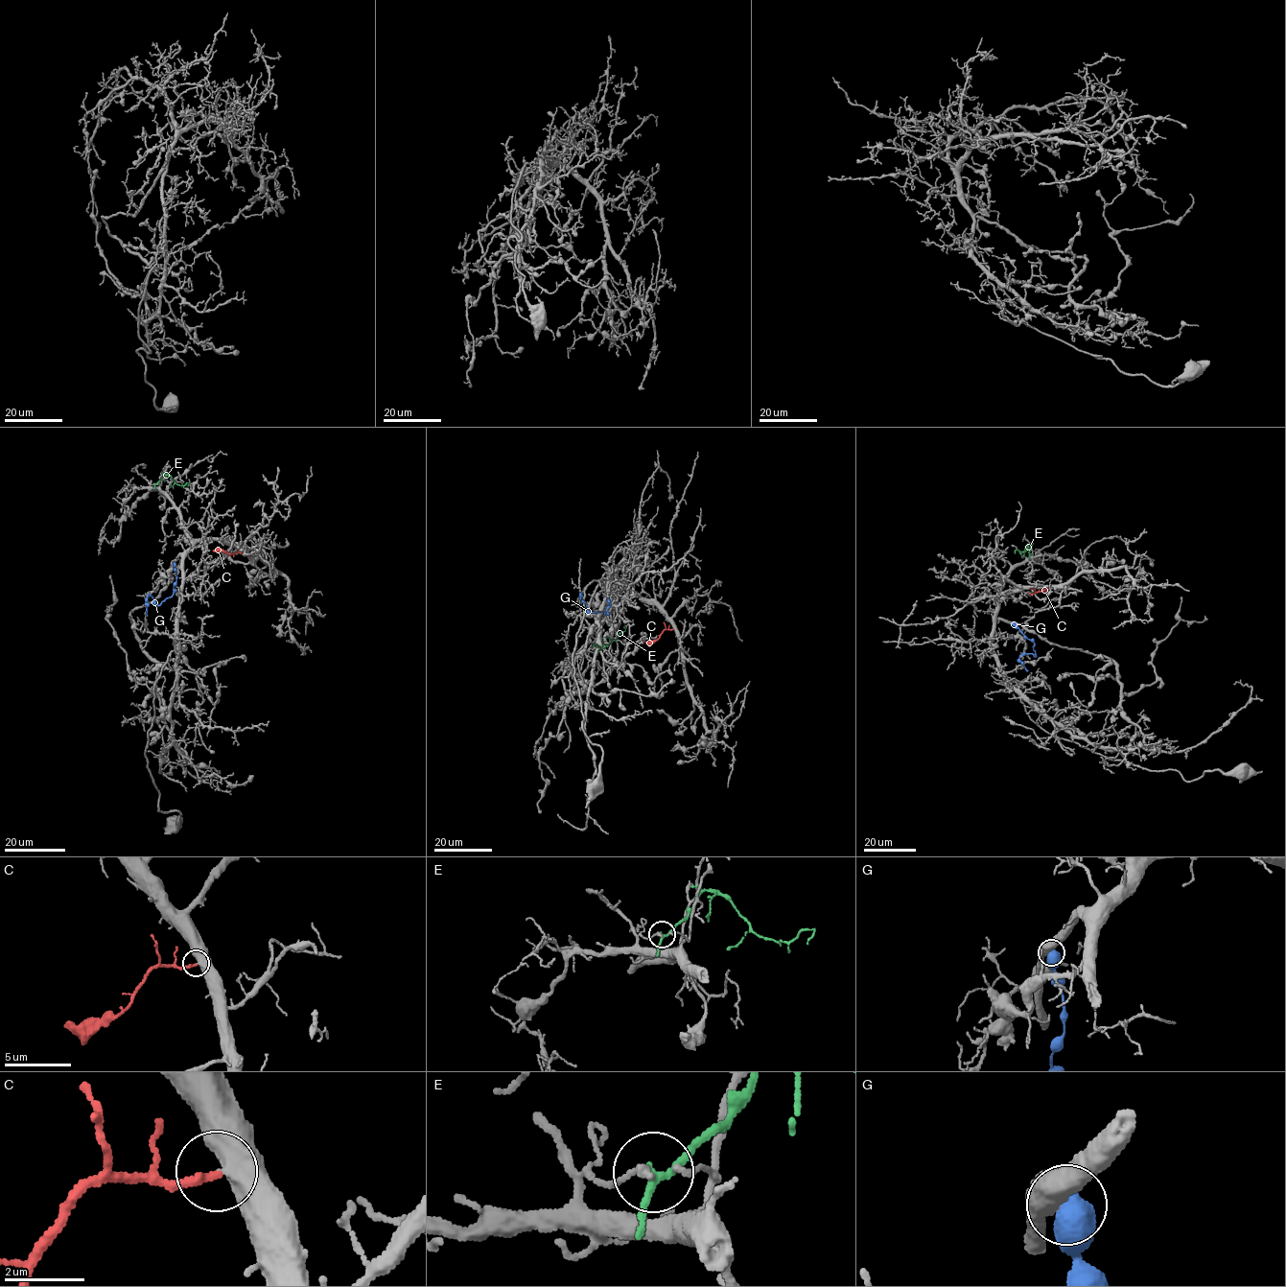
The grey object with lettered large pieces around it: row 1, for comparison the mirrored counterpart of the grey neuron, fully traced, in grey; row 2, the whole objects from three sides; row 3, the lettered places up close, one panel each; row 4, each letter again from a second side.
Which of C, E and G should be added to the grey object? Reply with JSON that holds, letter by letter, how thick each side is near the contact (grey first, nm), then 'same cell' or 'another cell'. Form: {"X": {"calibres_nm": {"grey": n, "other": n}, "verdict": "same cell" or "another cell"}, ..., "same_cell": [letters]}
{"C": {"calibres_nm": {"grey": 600, "other": 220}, "verdict": "same cell"}, "E": {"calibres_nm": {"grey": 240, "other": 180}, "verdict": "another cell"}, "G": {"calibres_nm": {"grey": 600, "other": 700}, "verdict": "another cell"}, "same_cell": ["C"]}

